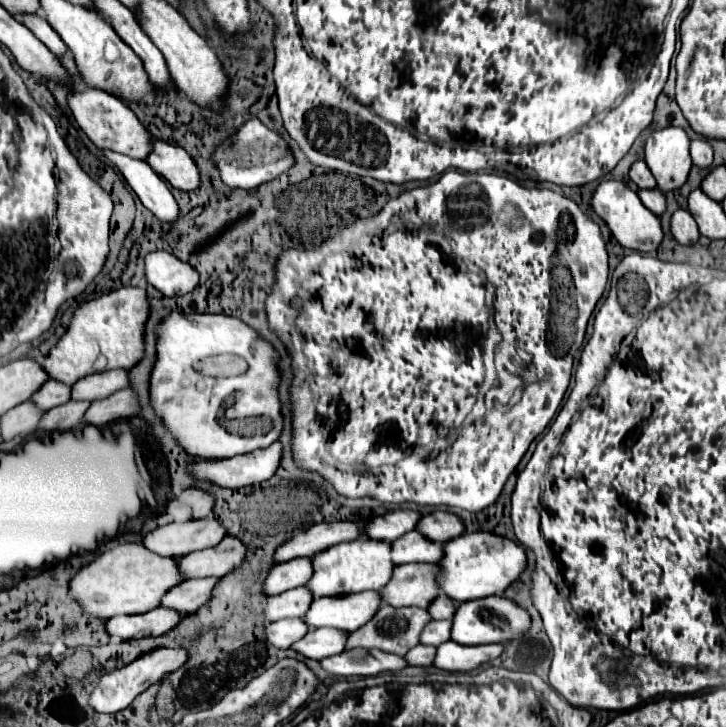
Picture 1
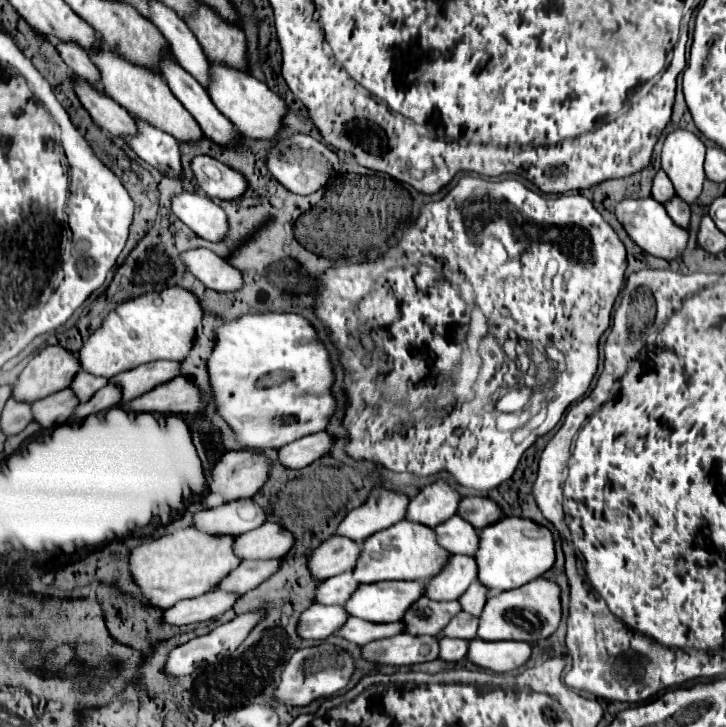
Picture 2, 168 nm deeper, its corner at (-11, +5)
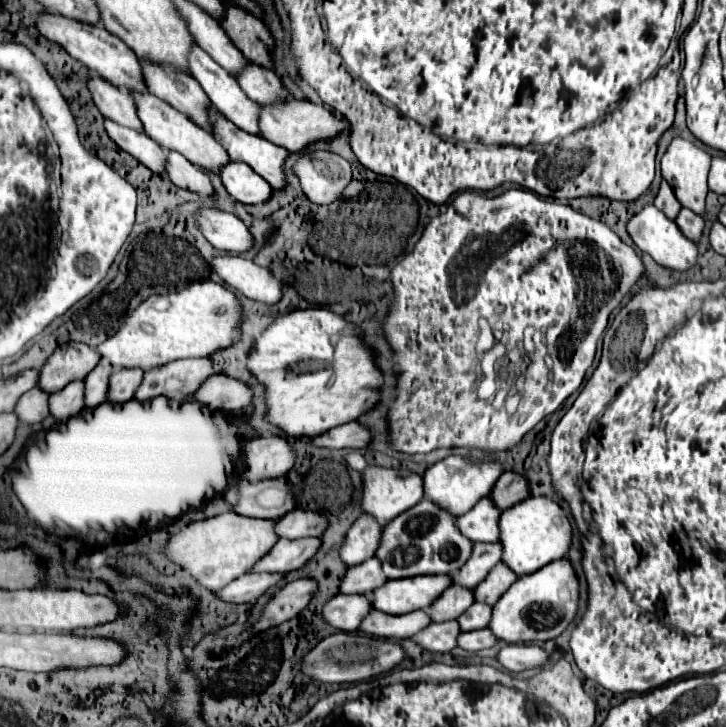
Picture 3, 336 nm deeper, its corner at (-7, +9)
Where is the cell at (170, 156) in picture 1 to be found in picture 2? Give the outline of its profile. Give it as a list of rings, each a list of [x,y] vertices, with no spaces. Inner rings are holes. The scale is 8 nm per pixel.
[[[206,154],[194,156],[190,160],[190,170],[196,178],[198,188],[208,198],[220,198],[220,200],[234,200],[244,194],[246,180],[236,170],[224,166],[216,158],[210,158]]]

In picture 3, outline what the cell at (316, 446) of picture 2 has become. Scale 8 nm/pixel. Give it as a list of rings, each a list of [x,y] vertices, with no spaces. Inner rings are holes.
[[[350,422],[350,424],[342,424],[338,428],[332,428],[330,432],[324,432],[322,436],[314,438],[316,446],[326,446],[326,448],[354,448],[354,450],[362,450],[370,444],[372,440],[372,432],[358,424],[358,422]]]

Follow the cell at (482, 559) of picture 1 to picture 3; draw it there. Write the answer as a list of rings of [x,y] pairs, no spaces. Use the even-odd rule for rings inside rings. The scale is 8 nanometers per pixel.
[[[530,496],[524,502],[508,508],[500,516],[500,540],[504,542],[502,560],[518,574],[532,574],[542,566],[560,560],[572,544],[572,524],[566,512],[546,496]]]

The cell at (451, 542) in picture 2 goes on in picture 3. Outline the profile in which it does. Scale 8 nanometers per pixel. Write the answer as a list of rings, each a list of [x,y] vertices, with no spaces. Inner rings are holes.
[[[482,498],[470,512],[458,518],[458,528],[474,542],[498,542],[500,514],[502,510],[490,498]]]

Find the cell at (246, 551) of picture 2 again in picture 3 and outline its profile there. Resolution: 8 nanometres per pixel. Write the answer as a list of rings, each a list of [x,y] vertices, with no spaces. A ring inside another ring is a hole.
[[[292,510],[282,516],[276,524],[276,532],[280,538],[306,538],[306,536],[322,536],[328,528],[328,516],[314,510]]]

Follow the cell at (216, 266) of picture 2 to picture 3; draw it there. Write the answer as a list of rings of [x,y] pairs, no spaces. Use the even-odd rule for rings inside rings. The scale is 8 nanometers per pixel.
[[[240,256],[214,258],[212,270],[236,292],[246,298],[276,304],[282,300],[282,282],[270,272],[270,268],[258,266],[252,260]]]

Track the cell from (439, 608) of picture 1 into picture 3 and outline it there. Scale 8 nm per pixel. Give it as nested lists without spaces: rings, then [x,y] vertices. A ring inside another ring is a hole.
[[[504,562],[496,564],[496,568],[492,568],[488,578],[474,588],[476,600],[486,602],[486,604],[496,604],[500,600],[500,596],[516,582],[516,578],[518,578],[516,572],[512,572],[512,568],[508,564],[504,564]]]

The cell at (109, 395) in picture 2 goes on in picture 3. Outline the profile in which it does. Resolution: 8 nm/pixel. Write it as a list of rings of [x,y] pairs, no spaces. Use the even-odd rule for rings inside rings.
[[[122,368],[114,370],[110,376],[110,390],[108,390],[108,400],[124,404],[134,398],[140,382],[144,378],[144,370],[140,368]]]

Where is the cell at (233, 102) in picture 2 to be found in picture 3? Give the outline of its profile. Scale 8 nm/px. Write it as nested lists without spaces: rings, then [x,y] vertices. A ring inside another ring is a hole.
[[[288,100],[288,102],[276,104],[276,106],[262,106],[260,128],[264,132],[264,138],[270,140],[272,144],[278,144],[294,154],[300,154],[308,146],[334,140],[342,132],[342,122],[326,106],[318,106],[318,104],[312,104],[306,100]]]

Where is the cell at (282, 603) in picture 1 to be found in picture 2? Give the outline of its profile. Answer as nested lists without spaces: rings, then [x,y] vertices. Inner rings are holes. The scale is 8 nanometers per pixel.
[[[344,572],[340,576],[332,576],[324,582],[320,582],[320,586],[314,590],[314,604],[324,604],[324,606],[332,606],[332,604],[344,604],[344,600],[348,600],[348,596],[356,590],[356,580],[352,580],[352,572]]]

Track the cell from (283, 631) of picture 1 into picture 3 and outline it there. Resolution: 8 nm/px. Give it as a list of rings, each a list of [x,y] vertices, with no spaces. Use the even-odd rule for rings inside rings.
[[[338,594],[324,606],[324,620],[340,630],[354,632],[370,612],[372,600],[366,594]]]

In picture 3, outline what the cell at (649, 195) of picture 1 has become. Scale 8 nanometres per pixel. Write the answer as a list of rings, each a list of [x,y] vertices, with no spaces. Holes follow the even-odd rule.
[[[682,208],[680,214],[678,214],[678,218],[676,218],[676,224],[678,224],[678,228],[682,230],[682,234],[688,240],[692,240],[692,242],[698,244],[698,240],[702,236],[702,230],[704,230],[704,218],[702,216],[696,216],[692,210]]]

